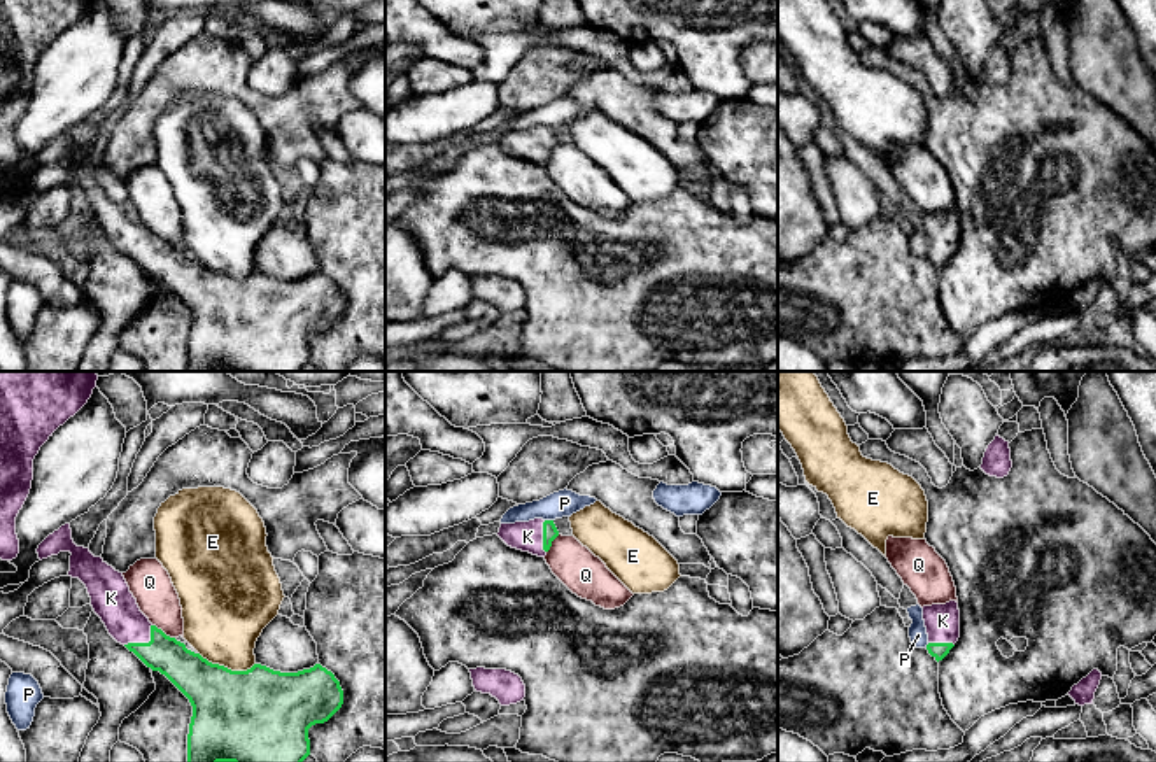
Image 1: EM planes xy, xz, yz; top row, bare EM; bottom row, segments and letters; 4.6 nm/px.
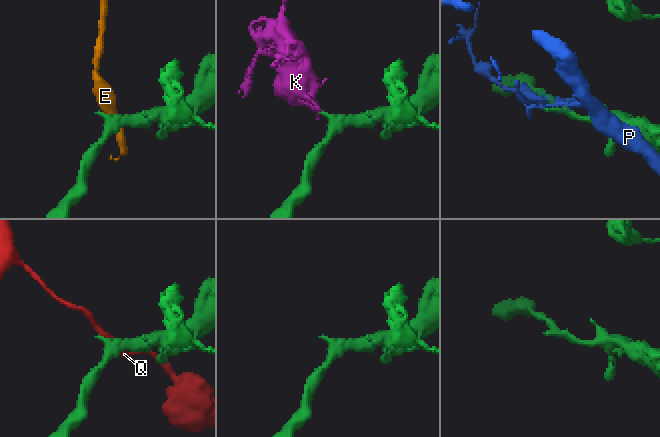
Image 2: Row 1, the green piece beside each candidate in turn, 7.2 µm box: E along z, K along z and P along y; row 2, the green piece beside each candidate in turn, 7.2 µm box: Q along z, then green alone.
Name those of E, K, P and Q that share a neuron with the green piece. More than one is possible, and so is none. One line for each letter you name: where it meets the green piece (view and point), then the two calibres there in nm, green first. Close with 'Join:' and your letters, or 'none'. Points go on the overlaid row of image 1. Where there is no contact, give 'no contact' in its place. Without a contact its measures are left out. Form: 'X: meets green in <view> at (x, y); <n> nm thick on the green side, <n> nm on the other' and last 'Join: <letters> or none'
K: meets green in xy at (144, 643); 180 nm thick on the green side, 190 nm on the other
Join: K

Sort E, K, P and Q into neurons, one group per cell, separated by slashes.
E / K / P / Q

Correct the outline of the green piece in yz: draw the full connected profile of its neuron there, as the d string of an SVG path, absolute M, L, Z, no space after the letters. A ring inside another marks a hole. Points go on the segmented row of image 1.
M958 603L923 606L923 620L928 634L927 650L939 662L960 638Z

